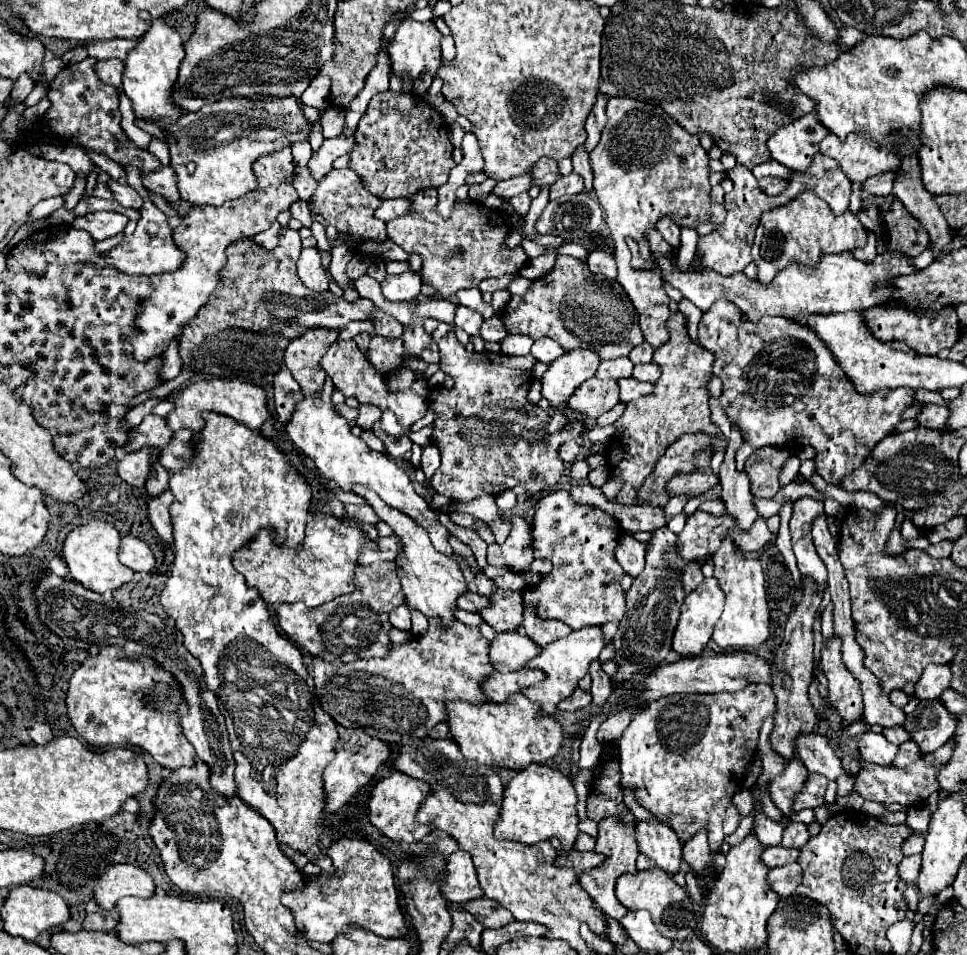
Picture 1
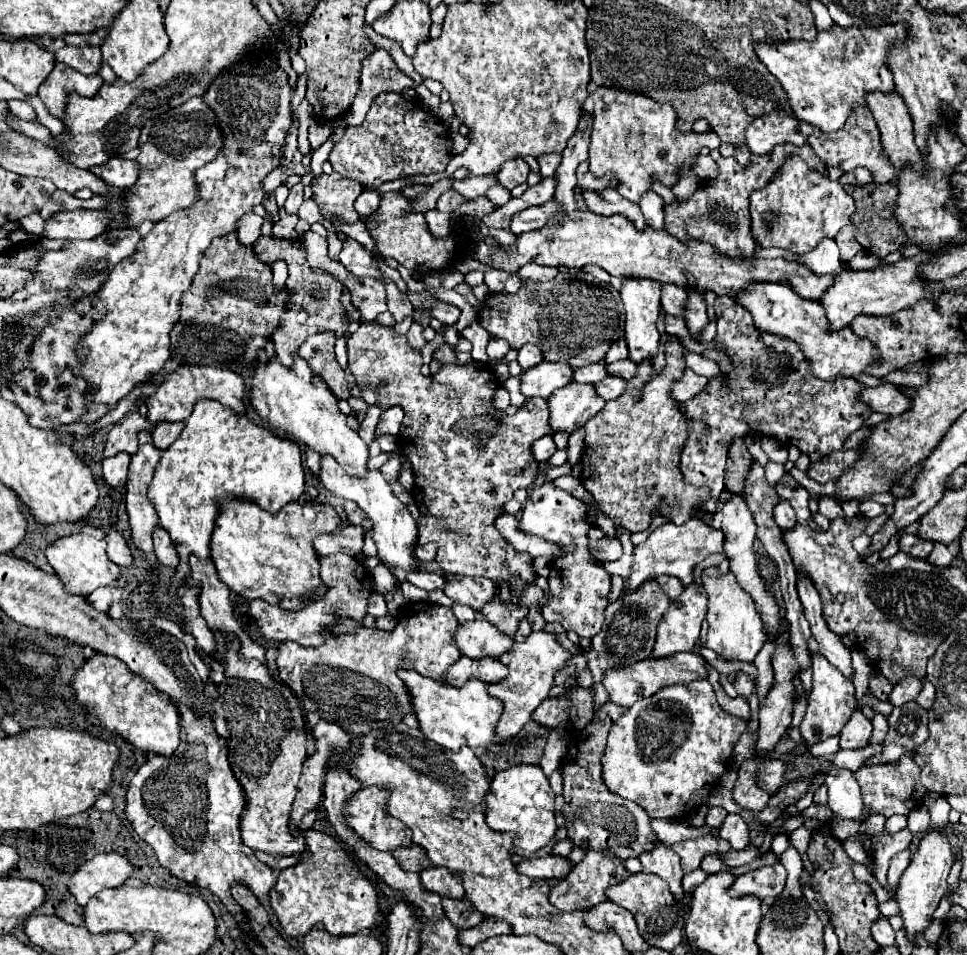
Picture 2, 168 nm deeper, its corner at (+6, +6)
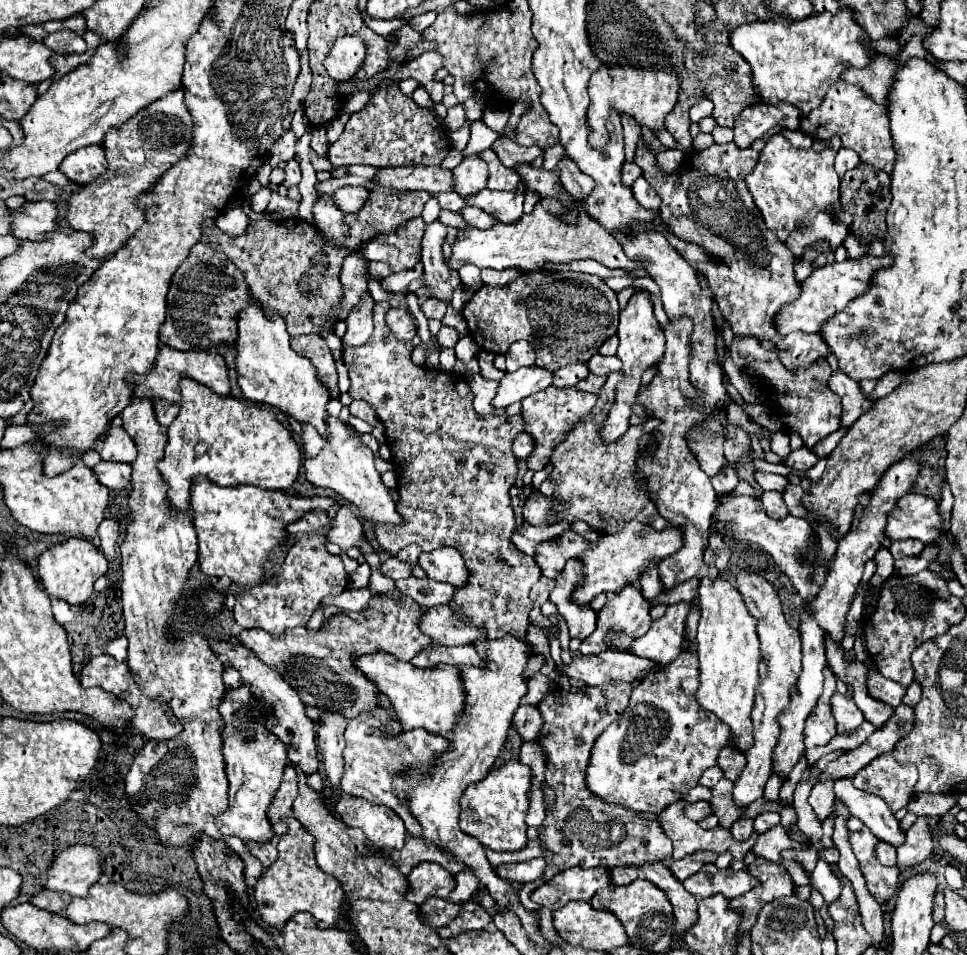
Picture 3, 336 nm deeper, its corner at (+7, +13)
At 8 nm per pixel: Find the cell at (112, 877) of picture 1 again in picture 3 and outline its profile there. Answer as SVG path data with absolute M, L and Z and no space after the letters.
M69 846L55 854L49 872L47 888L67 892L71 896L85 896L89 886L101 874L99 852L93 846Z

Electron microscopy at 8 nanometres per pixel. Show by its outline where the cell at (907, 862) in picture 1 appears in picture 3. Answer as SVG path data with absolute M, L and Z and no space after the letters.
M879 842L879 844L877 844L875 854L877 854L877 860L879 860L881 864L885 864L885 866L895 866L895 862L897 862L897 852L895 852L895 848L889 846L889 844L885 844L885 842Z

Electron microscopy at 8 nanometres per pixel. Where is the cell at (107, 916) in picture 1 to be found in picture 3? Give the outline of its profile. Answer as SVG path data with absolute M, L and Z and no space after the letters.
M41 890L41 892L37 892L29 902L35 904L37 908L41 908L41 910L47 910L47 912L55 912L55 914L59 914L59 912L69 904L69 900L71 900L69 894L53 892L53 890Z

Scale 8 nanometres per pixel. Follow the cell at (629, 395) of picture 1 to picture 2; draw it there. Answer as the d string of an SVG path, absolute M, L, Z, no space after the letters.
M608 375L604 381L594 385L598 395L606 401L610 399L618 399L618 395L622 395L622 391L626 389L626 381L624 379L614 379L614 375Z

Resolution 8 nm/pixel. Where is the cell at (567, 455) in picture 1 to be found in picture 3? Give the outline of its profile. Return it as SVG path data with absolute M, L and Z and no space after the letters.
M521 432L513 442L513 454L517 456L517 460L525 460L531 452L533 452L531 436L527 436L527 432Z

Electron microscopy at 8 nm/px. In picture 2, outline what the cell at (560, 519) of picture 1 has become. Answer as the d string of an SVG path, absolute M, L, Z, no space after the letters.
M544 483L530 491L530 497L524 505L520 529L538 535L560 547L562 555L554 559L548 589L550 597L542 609L542 615L548 623L560 623L566 631L574 631L580 637L594 637L604 623L604 609L610 595L610 573L592 557L588 545L588 531L592 523L586 519L586 505L556 487L554 483Z

